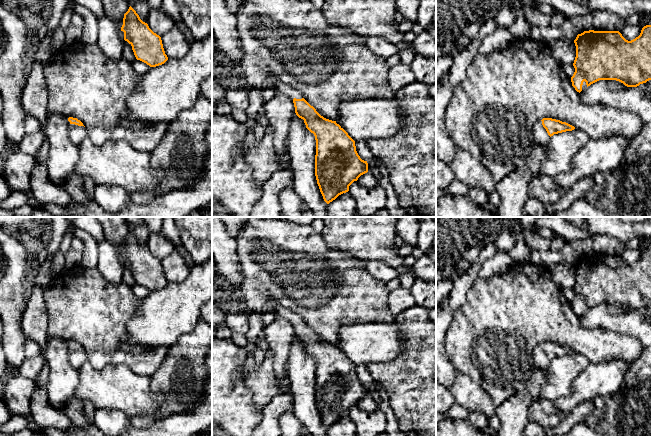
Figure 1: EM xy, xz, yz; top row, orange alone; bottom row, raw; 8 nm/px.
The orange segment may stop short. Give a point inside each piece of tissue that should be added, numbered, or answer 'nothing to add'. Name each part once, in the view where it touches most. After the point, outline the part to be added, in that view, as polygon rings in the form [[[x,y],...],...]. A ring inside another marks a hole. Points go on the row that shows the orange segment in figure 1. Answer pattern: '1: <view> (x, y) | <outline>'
1: yz (541, 137) | [[[538,120],[534,124],[533,136],[534,136],[535,143],[538,145],[545,145],[549,141],[550,136],[548,135],[546,129],[543,127],[541,120]]]

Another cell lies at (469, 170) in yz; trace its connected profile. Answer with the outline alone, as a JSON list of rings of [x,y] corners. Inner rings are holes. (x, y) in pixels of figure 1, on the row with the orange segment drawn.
[[[457,147],[450,168],[455,178],[469,188],[480,188],[488,196],[495,191],[497,183],[489,175],[482,163],[469,152]]]

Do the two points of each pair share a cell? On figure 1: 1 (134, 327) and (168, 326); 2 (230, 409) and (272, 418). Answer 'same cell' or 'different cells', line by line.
1: same cell
2: different cells

